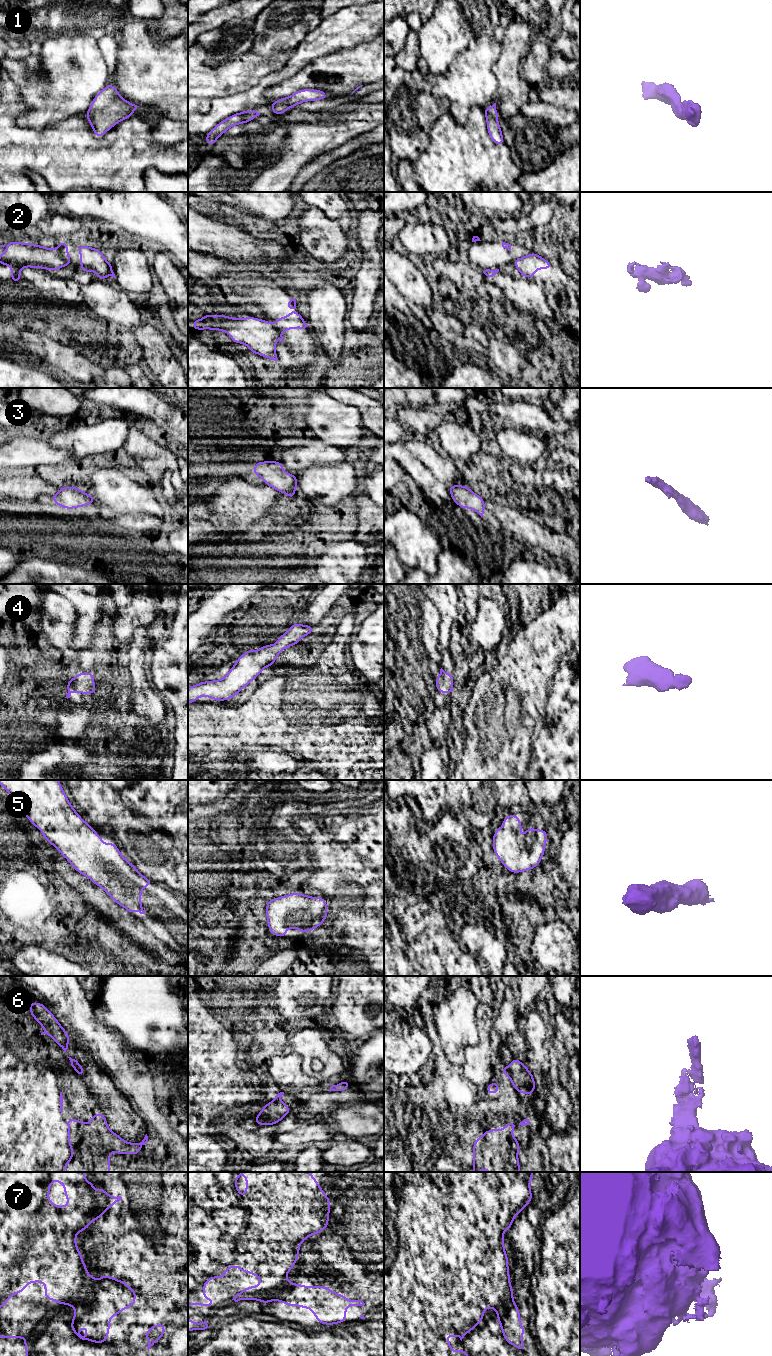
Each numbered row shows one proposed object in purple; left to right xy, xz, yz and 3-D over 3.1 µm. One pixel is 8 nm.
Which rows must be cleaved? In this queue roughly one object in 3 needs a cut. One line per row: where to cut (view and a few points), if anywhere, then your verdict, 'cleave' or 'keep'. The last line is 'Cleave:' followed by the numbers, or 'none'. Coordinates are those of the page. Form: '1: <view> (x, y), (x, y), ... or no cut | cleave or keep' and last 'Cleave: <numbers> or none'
1: no cut | keep
2: xy (56, 249), (69, 260) | cleave
3: no cut | keep
4: no cut | keep
5: no cut | keep
6: xz (279, 1099), (272, 1102) | cleave
7: no cut | keep
Cleave: 2, 6

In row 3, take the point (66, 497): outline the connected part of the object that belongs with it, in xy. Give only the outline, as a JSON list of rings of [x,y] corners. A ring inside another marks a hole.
[[[62,487],[56,495],[52,495],[52,502],[65,508],[74,509],[96,503],[95,498],[90,494],[85,494],[78,487]]]

